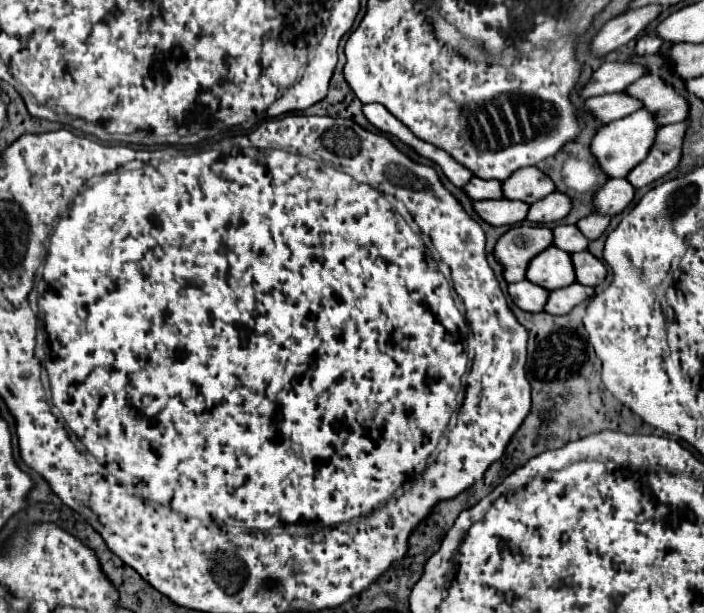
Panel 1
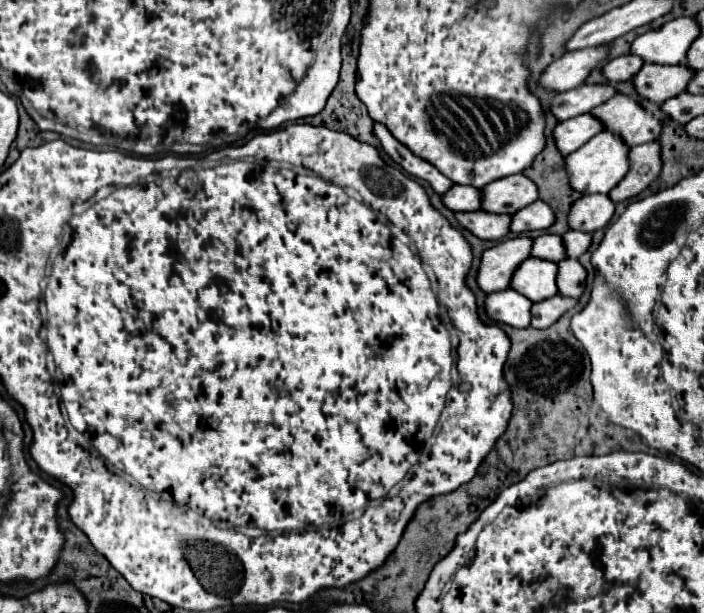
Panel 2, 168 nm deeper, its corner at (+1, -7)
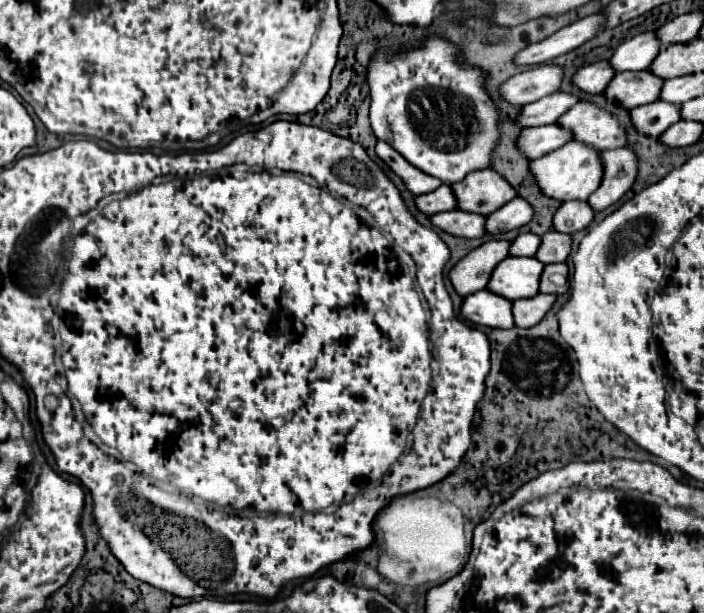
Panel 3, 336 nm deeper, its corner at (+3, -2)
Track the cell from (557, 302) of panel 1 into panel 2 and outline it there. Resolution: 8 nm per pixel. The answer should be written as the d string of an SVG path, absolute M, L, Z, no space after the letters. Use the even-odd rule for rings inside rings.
M554 295L550 299L544 299L540 303L532 305L532 327L536 329L546 329L552 323L556 323L556 319L560 319L560 315L564 315L566 311L570 311L572 307L576 307L578 301L572 297L564 297L564 295Z

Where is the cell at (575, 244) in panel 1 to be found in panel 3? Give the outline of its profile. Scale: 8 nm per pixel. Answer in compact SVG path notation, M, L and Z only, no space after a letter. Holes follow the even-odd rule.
M518 234L510 242L510 256L534 256L540 246L540 236L536 234Z

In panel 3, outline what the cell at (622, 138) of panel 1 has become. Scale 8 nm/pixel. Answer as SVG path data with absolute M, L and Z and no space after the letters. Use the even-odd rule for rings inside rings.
M568 142L562 148L544 154L538 160L532 160L528 166L534 182L542 190L544 196L566 202L566 200L588 200L588 196L600 186L602 182L602 162L598 156L598 150L580 144L580 142Z

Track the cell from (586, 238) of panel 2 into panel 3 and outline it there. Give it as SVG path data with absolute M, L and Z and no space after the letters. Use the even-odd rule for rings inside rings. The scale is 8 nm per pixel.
M556 230L548 232L542 236L542 242L538 246L538 254L536 258L542 264L552 264L552 262L564 262L572 250L572 242L568 234L560 234Z

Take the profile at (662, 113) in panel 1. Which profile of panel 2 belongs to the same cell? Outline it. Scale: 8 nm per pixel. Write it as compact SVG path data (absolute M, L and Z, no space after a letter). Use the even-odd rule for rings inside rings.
M624 93L596 107L592 115L604 121L606 129L618 133L632 147L654 141L662 133L662 121Z

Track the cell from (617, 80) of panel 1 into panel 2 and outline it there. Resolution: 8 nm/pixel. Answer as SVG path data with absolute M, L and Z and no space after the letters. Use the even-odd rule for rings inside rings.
M598 83L598 85L580 85L576 89L558 93L552 101L552 111L558 117L558 121L590 113L600 103L606 103L612 95L616 95L616 89L610 83Z

